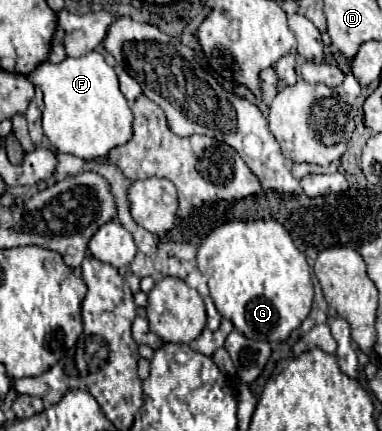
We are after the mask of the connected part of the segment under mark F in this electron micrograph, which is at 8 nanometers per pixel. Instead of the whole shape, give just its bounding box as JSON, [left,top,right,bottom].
[28,51,132,161]

